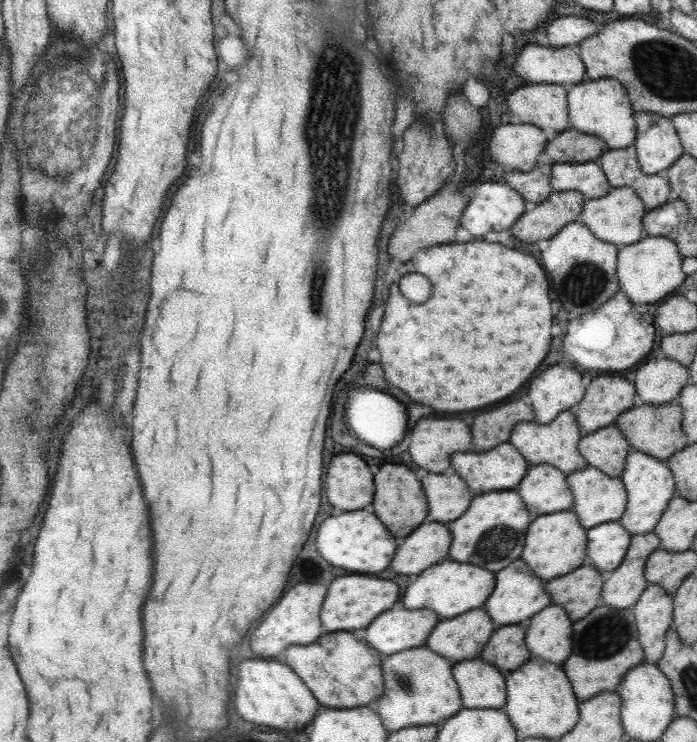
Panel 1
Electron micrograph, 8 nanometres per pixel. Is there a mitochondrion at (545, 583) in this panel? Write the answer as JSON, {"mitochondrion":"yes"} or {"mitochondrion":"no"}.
{"mitochondrion":"no"}

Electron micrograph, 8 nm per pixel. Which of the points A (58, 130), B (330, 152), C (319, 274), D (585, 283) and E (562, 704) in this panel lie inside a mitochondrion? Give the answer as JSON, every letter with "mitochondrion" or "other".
{"A":"mitochondrion","B":"mitochondrion","C":"mitochondrion","D":"mitochondrion","E":"other"}

